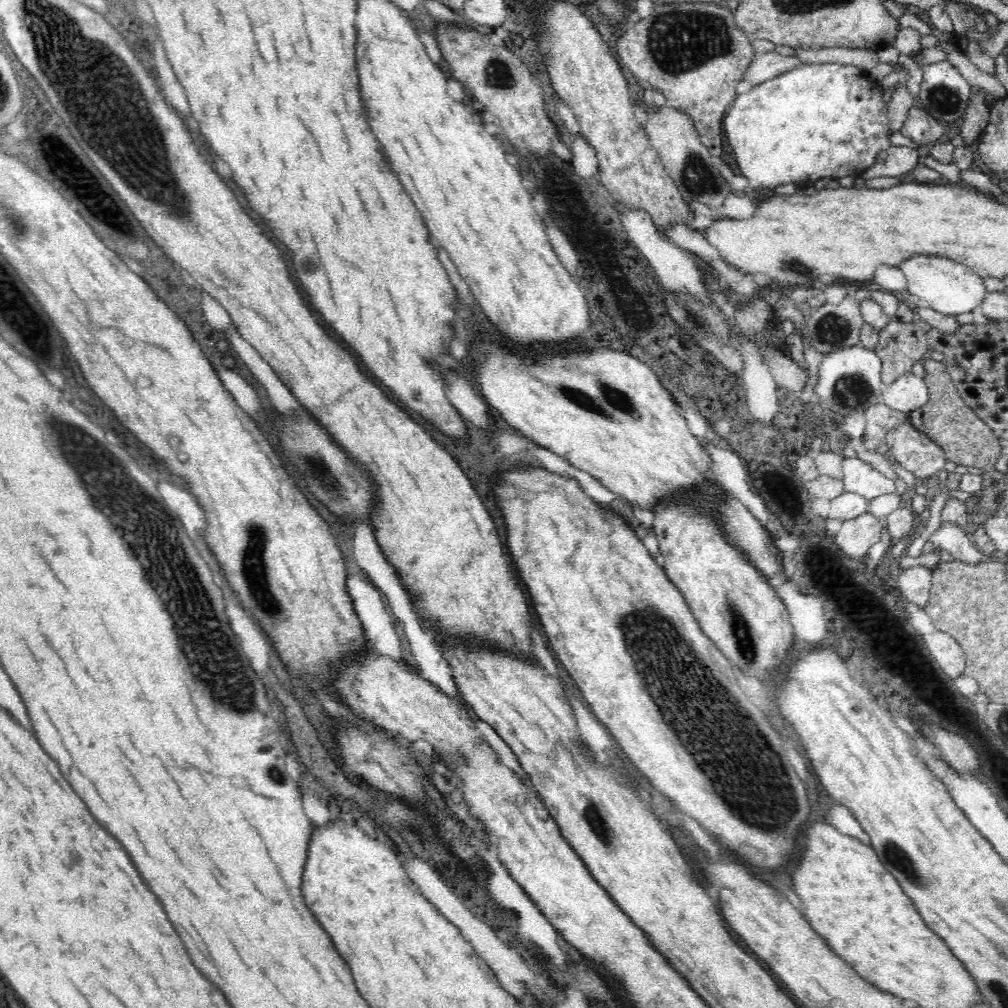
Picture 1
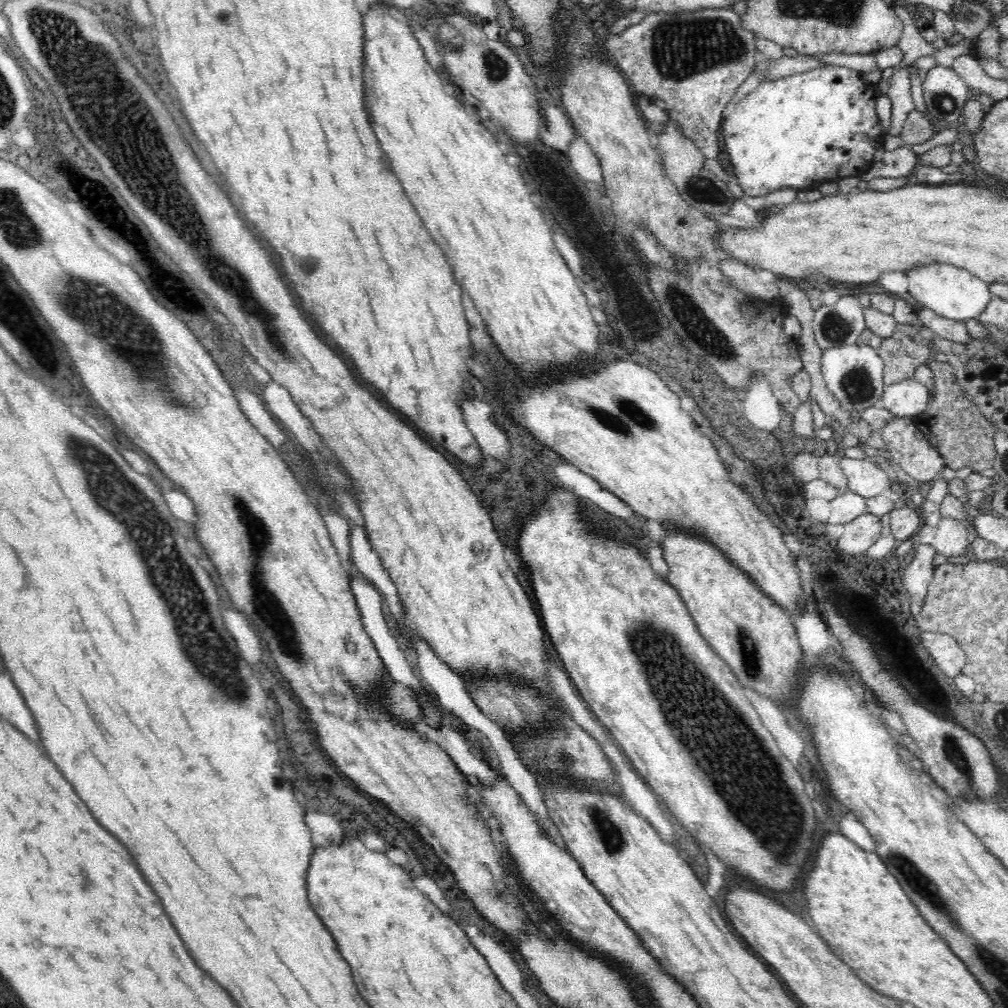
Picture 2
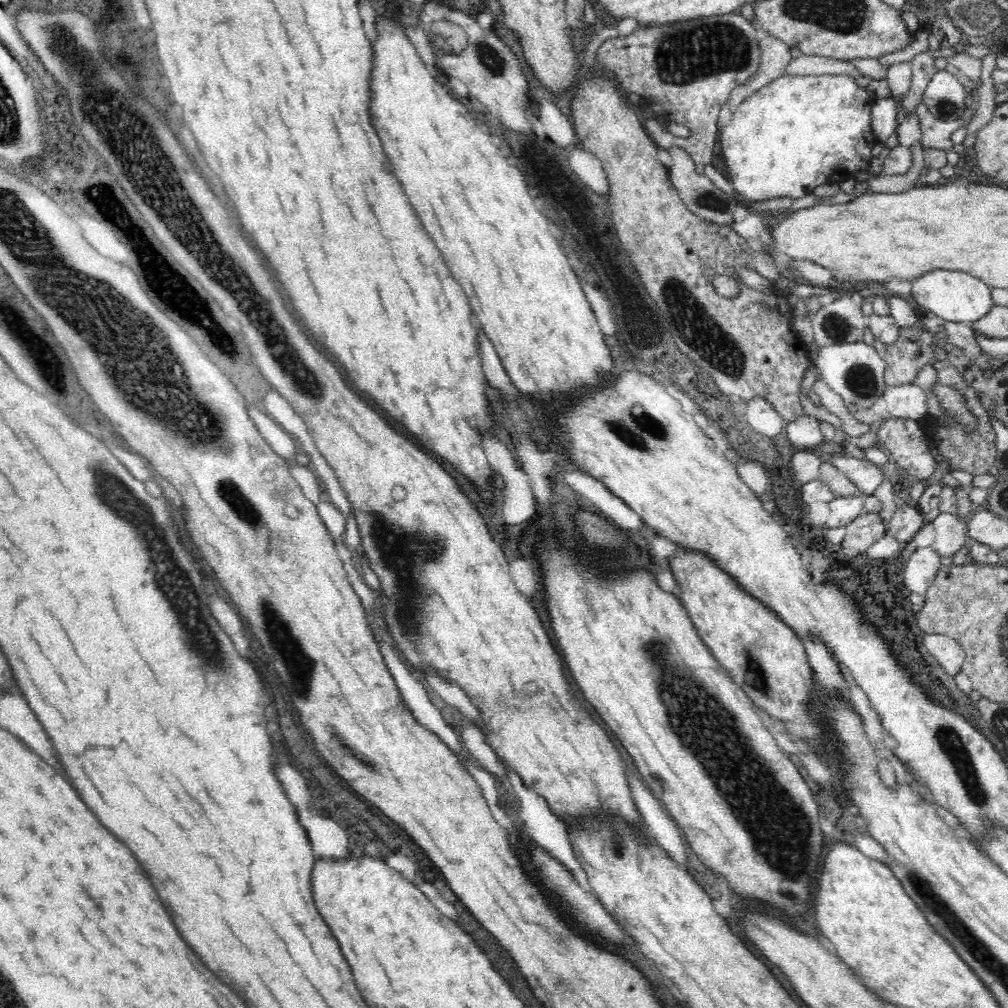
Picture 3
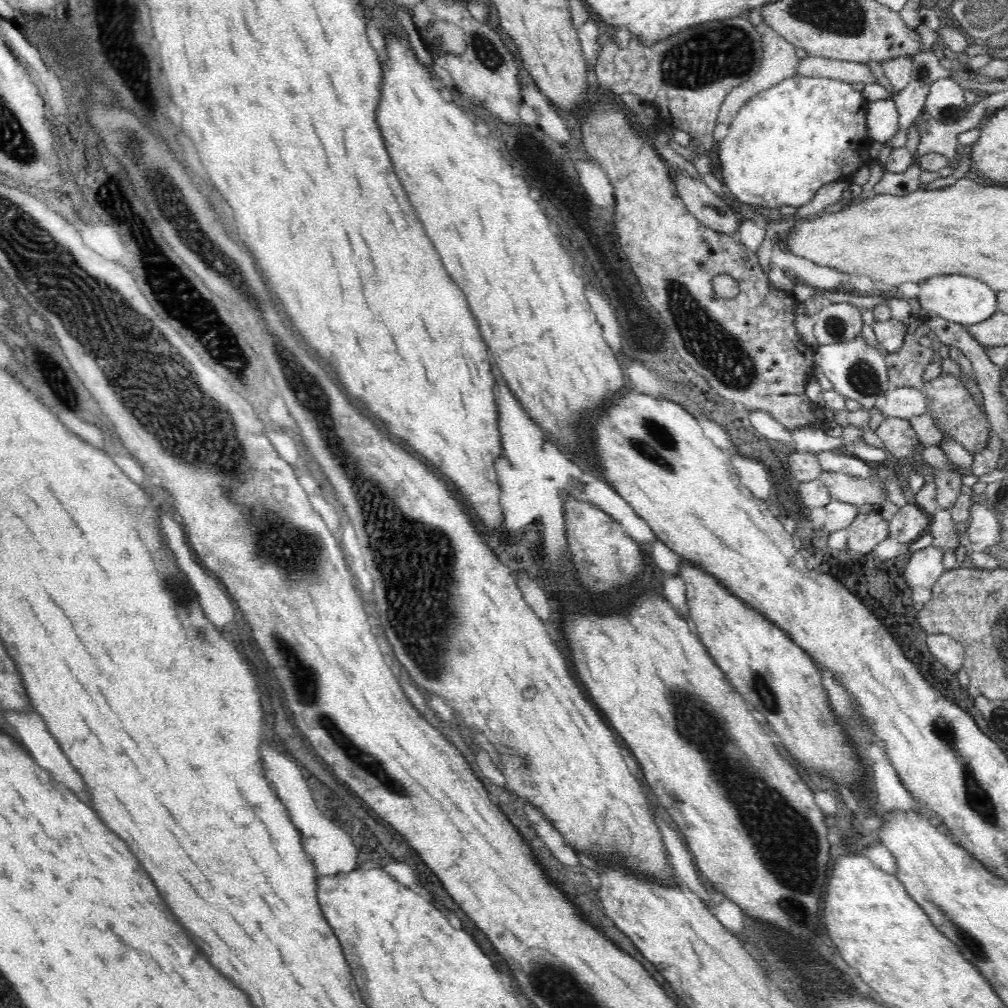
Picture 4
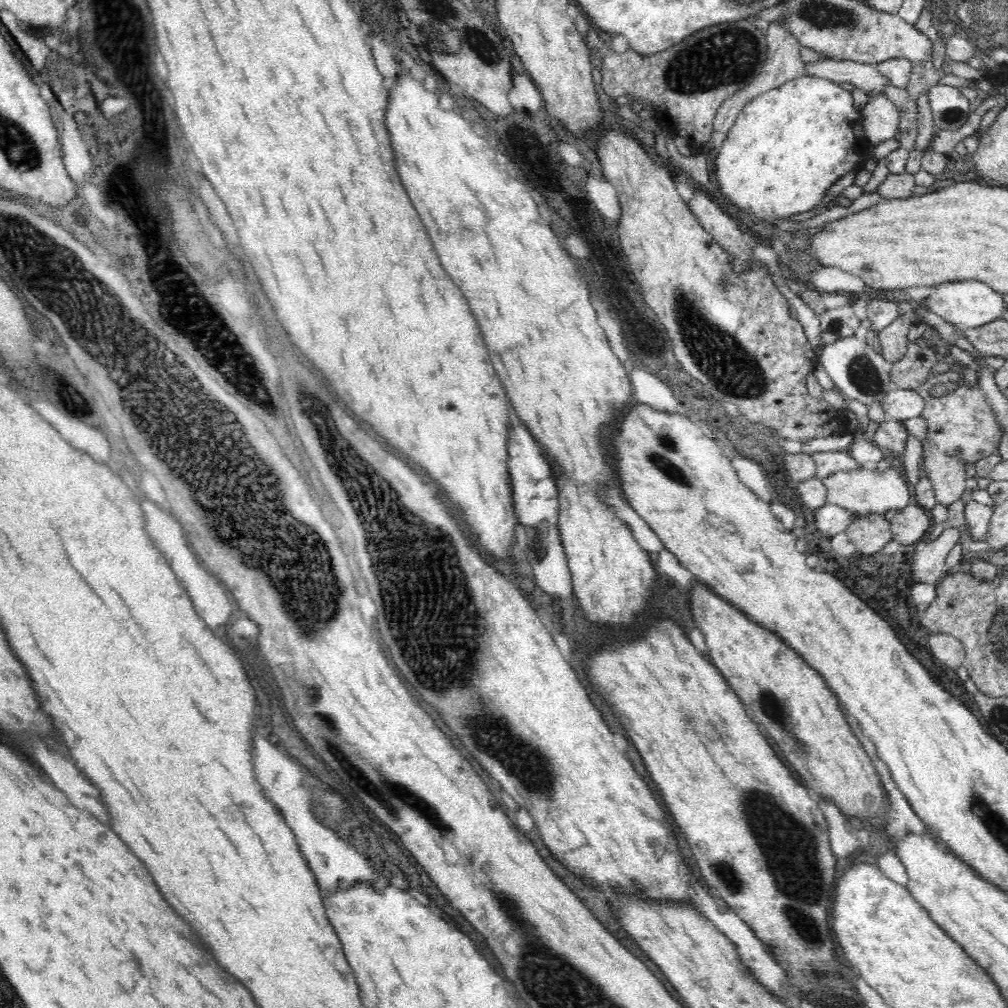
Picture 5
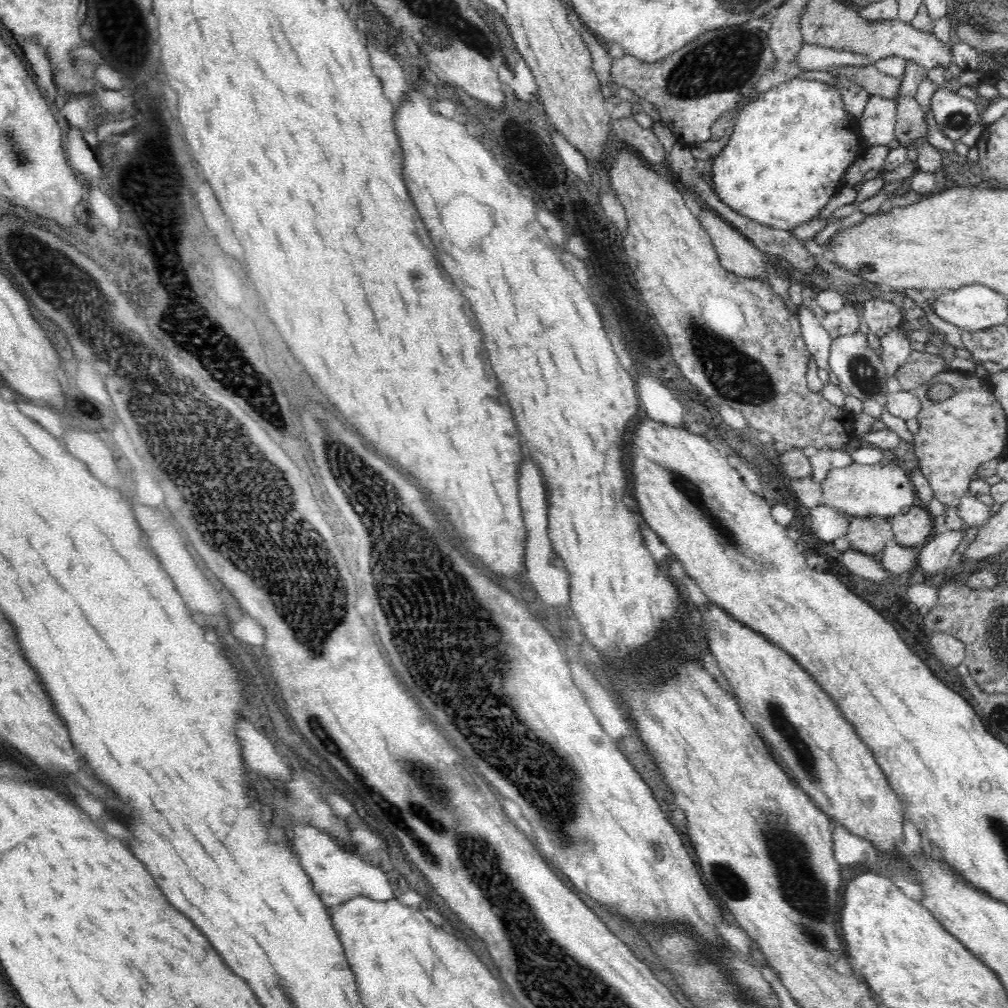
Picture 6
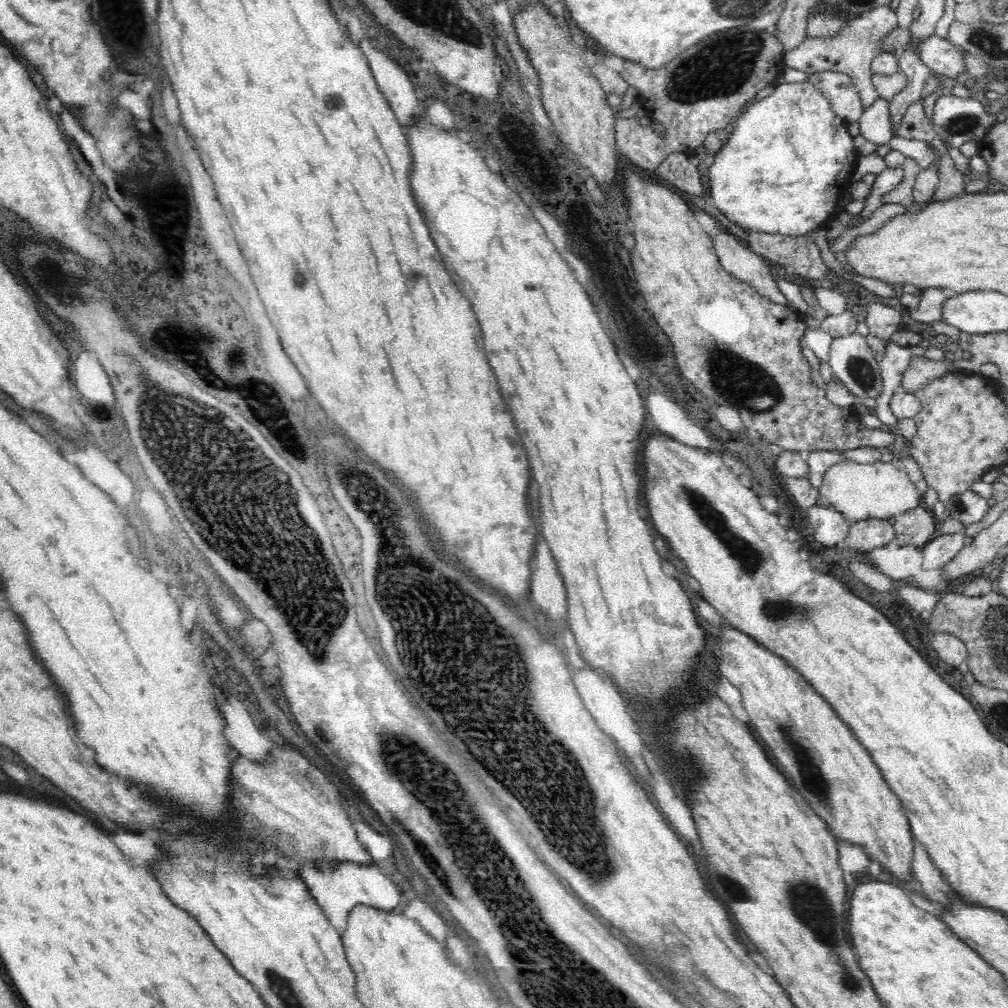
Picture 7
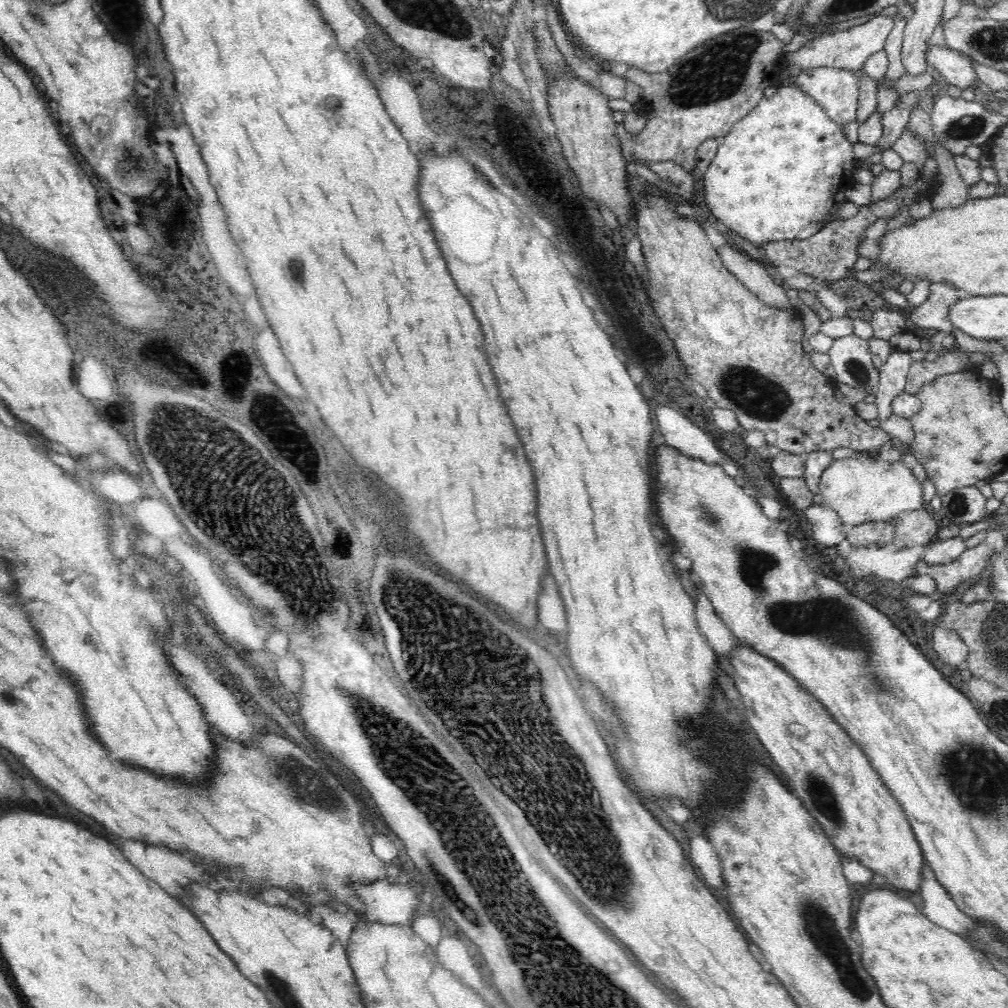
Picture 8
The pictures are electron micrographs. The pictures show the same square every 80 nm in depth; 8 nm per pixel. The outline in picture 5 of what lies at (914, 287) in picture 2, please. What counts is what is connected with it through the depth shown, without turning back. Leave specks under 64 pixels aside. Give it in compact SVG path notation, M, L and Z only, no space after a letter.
M980 281L943 282L933 286L930 290L932 293L925 299L925 304L927 304L925 308L939 314L944 320L954 323L958 330L979 327L999 319L1006 306L1002 294Z

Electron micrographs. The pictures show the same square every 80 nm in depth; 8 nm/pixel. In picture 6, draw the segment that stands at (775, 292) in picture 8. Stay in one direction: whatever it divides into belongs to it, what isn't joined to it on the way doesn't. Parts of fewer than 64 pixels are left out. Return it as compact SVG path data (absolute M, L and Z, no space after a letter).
M702 202L700 205L699 221L710 235L722 267L736 276L762 277L769 283L766 267L760 259L761 252L756 246L710 207Z

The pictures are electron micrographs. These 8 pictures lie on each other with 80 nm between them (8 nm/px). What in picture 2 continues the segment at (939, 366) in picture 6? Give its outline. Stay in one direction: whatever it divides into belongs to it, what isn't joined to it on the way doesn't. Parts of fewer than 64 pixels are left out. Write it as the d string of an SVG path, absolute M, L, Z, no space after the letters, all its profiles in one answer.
M918 322L909 325L898 323L894 327L892 336L883 339L882 346L880 346L880 350L878 350L878 355L881 356L885 365L883 381L886 385L890 386L901 380L913 378L915 370L922 364L926 364L933 352L934 350L931 344L926 343L921 336Z

